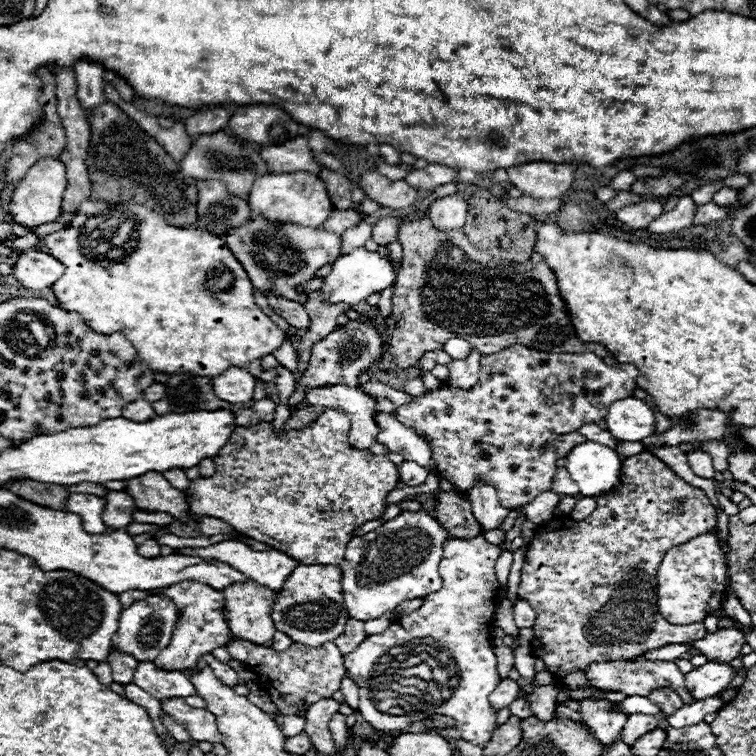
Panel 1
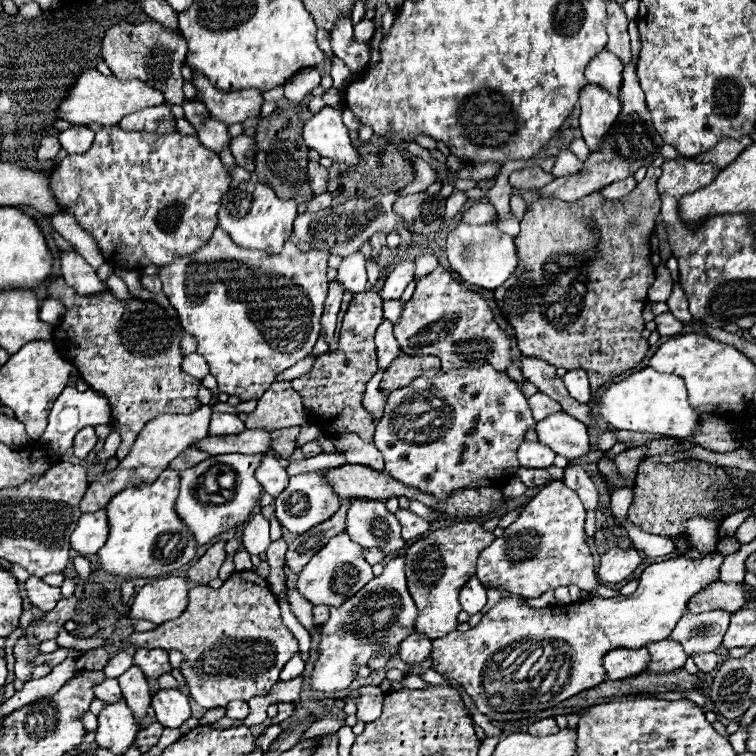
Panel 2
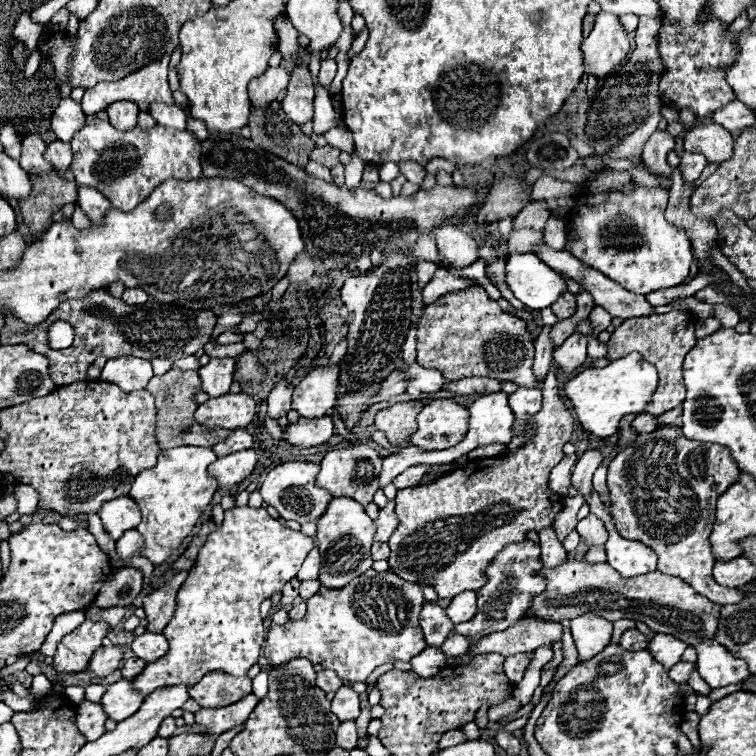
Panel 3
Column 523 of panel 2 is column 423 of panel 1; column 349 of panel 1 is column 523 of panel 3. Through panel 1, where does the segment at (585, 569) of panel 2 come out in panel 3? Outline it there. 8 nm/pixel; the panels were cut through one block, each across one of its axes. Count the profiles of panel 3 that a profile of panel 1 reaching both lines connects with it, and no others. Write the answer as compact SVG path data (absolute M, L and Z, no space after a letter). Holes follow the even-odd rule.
M526 540L520 544L508 544L490 564L488 568L488 582L478 590L478 614L470 622L462 622L462 626L454 626L454 634L462 634L470 640L470 644L476 644L488 634L502 632L516 624L524 612L530 608L530 600L536 594L542 594L546 588L546 580L536 576L534 572L542 570L540 560L540 546Z

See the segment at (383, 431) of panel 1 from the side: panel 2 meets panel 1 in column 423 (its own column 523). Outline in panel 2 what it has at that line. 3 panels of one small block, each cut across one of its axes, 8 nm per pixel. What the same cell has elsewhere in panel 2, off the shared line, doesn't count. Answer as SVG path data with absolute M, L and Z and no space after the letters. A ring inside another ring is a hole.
M524 440L518 448L518 460L520 466L542 466L548 468L554 462L554 452L550 446L540 444L540 442L528 442Z

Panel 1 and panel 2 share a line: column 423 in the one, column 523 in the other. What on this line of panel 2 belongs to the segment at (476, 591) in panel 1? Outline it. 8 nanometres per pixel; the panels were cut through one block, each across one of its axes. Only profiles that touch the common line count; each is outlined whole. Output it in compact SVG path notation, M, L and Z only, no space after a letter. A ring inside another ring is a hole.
M718 552L706 554L698 560L688 556L678 556L672 560L656 562L648 566L638 582L638 588L630 596L614 596L614 598L592 598L580 604L554 604L548 608L530 608L522 604L524 598L514 598L514 594L506 594L506 600L496 604L478 626L468 632L450 632L448 636L432 640L432 660L434 668L440 674L448 674L458 680L470 698L476 702L476 708L486 714L490 720L498 722L516 722L532 718L534 714L554 708L554 704L564 702L578 692L596 688L606 680L606 670L602 666L604 654L614 650L614 646L626 648L644 648L650 642L666 640L670 630L684 616L690 598L710 584L720 580L720 566L724 556Z

